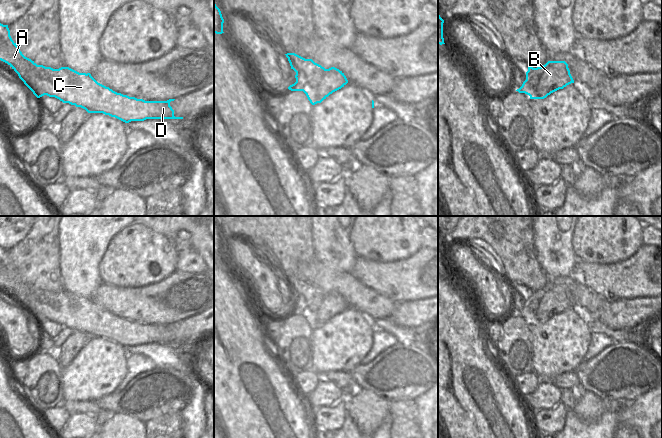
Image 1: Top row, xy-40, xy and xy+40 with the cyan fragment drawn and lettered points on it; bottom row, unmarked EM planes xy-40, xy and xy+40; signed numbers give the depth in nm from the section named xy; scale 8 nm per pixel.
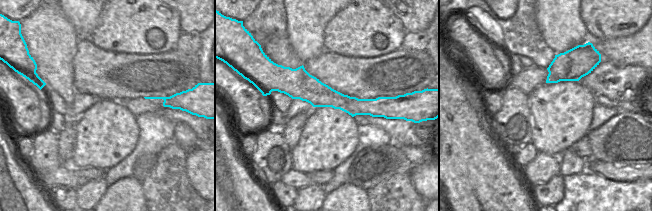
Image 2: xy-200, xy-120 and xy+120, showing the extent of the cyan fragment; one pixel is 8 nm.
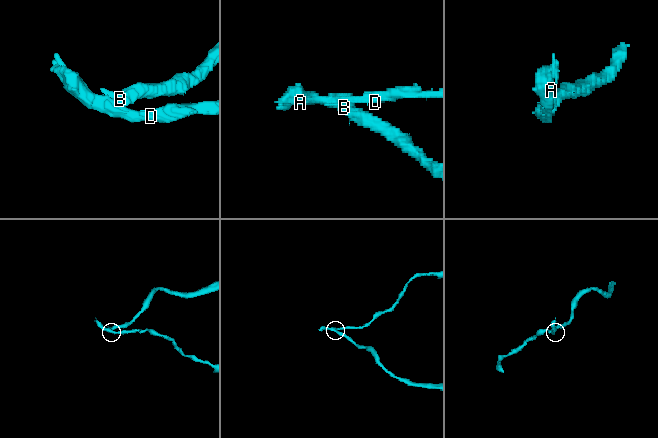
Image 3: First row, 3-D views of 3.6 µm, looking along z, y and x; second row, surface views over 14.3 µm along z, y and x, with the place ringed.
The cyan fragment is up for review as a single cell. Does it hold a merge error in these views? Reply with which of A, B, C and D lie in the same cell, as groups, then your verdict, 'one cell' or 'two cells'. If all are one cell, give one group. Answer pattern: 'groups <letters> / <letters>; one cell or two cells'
groups A C D / B; two cells

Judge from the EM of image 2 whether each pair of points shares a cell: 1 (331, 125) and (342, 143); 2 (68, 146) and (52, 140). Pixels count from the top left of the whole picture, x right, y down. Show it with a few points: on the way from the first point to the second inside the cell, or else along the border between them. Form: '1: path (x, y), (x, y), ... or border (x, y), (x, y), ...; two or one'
1: path (331, 129), (331, 132), (338, 139); one
2: border (58, 133), (57, 151), (58, 157), (63, 164); two

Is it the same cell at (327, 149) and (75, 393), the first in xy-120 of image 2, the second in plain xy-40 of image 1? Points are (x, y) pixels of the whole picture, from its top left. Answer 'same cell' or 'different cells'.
same cell

